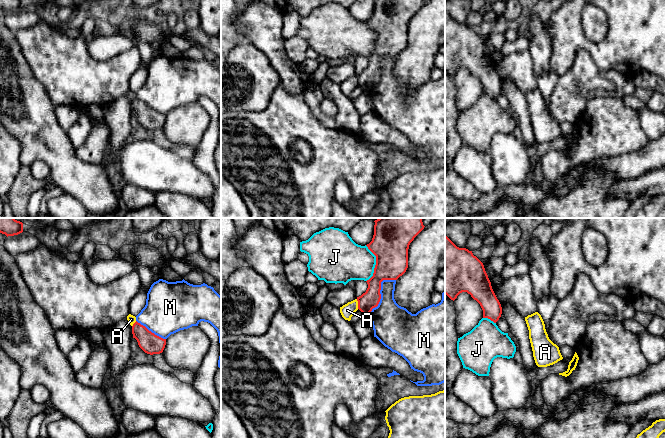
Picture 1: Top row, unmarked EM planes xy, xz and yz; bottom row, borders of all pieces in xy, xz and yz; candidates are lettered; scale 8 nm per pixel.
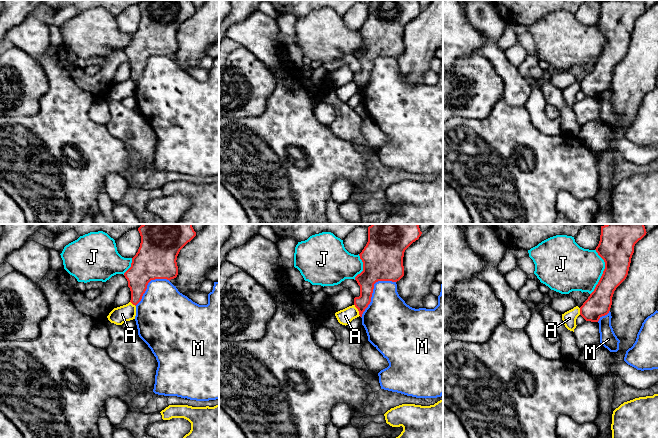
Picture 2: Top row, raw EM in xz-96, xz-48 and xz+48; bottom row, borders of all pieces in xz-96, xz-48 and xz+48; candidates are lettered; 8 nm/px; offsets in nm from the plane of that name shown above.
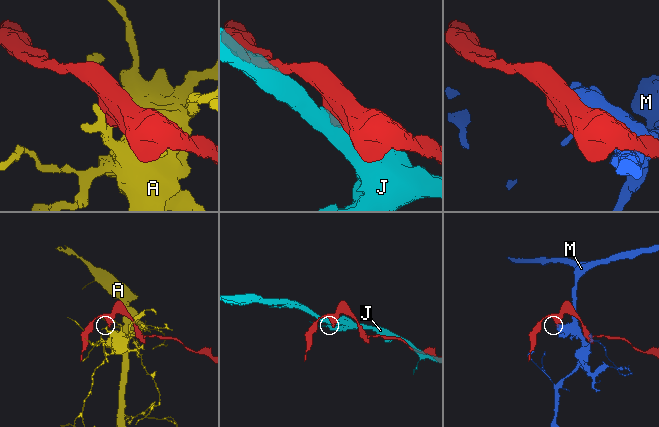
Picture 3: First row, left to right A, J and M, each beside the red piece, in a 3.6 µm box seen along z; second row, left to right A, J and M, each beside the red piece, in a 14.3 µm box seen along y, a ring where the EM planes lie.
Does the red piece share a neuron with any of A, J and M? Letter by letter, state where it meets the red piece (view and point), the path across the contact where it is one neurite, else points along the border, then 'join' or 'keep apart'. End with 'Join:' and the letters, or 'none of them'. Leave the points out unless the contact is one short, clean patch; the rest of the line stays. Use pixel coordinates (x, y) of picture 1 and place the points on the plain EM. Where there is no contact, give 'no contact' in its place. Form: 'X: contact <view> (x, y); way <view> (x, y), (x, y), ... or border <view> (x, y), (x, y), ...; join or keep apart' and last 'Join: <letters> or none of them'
A: contact xz (358, 80); border xz (356, 75), (358, 84); keep apart
J: contact xz (376, 39); keep apart
M: contact xz (379, 68); keep apart
Join: none of them

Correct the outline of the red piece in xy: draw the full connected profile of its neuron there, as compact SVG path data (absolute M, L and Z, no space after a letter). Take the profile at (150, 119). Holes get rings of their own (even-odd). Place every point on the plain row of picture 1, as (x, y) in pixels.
M137 97L132 102L133 114L138 118L139 123L147 130L160 130L163 128L166 115L163 115Z

